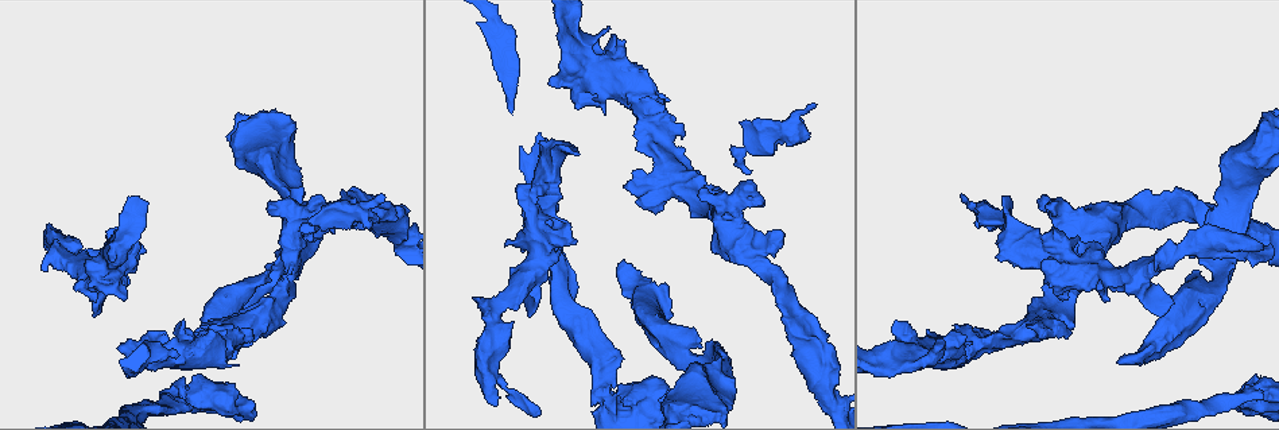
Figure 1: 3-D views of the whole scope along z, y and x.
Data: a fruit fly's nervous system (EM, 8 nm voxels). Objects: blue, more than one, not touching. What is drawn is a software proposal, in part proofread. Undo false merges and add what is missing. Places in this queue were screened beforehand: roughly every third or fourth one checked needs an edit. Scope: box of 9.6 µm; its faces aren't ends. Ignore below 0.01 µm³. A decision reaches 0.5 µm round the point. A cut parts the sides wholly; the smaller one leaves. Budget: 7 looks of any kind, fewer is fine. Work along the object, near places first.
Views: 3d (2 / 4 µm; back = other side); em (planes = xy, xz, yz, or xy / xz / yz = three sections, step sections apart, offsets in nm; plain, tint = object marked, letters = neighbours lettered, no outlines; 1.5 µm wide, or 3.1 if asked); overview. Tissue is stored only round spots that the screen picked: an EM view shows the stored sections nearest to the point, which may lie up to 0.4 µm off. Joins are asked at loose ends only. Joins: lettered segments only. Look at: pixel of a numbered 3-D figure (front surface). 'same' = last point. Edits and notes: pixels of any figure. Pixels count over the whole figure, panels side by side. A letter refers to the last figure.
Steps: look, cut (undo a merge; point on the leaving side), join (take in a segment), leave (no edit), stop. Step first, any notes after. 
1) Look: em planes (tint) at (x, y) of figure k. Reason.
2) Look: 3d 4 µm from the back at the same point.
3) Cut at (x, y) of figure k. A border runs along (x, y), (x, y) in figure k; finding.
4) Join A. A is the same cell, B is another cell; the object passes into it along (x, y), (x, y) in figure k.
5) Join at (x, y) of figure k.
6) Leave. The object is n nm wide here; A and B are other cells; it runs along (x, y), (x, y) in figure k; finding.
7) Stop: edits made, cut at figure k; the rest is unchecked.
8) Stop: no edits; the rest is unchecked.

Look: em xy step 8 (tint) at (1168, 208) of figure 1. Abrupt turn.

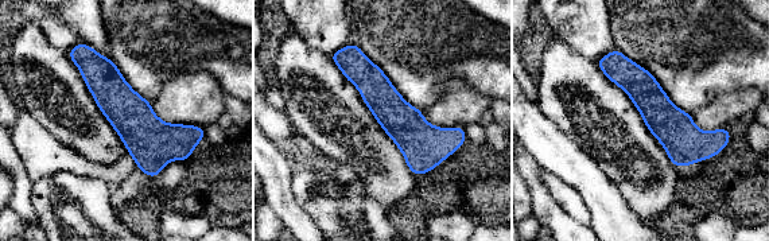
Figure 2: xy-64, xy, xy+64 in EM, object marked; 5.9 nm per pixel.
Look: em planes (letters) at the same point.

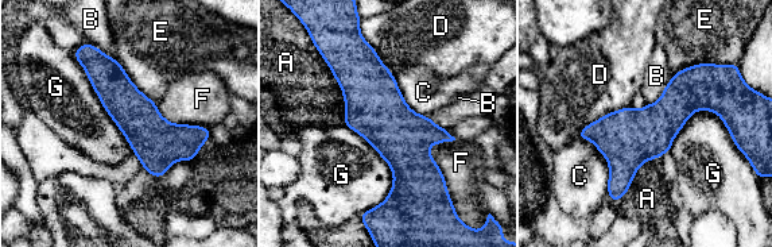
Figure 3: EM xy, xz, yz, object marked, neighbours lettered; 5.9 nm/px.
Leave. The longest contact is with G, 550 nm; A, B, C, D, E, F and G are other cells; a border runs along (671, 77), (662, 95), (646, 104) in figure 3; continuous, no second neuron.

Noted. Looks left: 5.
Look: 3d 4 µm at (762, 201) of figure 1. Stops while still wide.

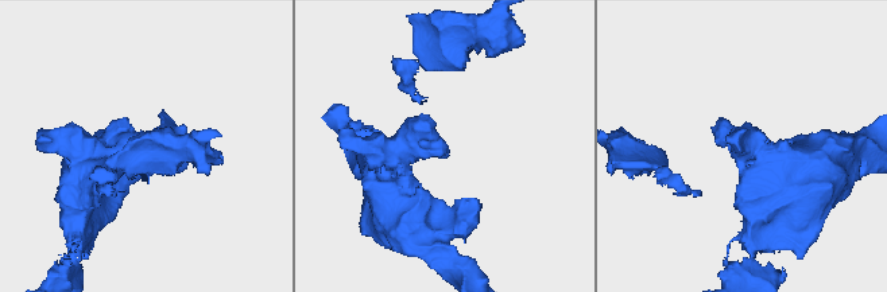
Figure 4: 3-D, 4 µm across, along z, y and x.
Look: em planes (plain) at (446, 155) of figure 4. The arms are 240, 380 nm wide.

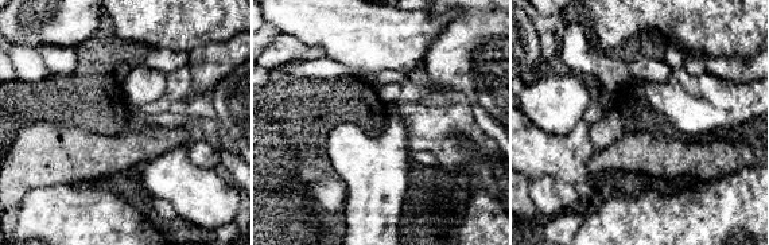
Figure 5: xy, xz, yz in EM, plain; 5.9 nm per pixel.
Look: em planes (letters) at the same point.

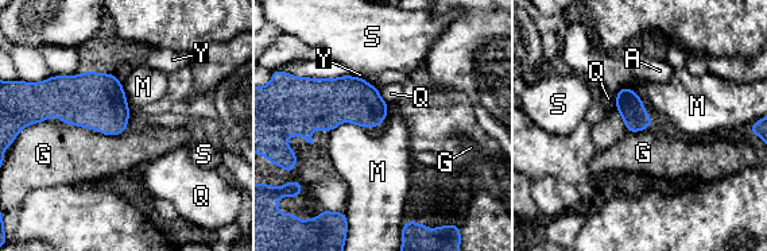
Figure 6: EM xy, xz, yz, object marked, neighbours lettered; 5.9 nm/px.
Leave. A, G, M, Q, S and Y are other cells; a border runs along (59, 120), (107, 135), (127, 131) in figure 6; none of them fits.

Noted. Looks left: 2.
Stop: no edits; the rest is unchecked.

